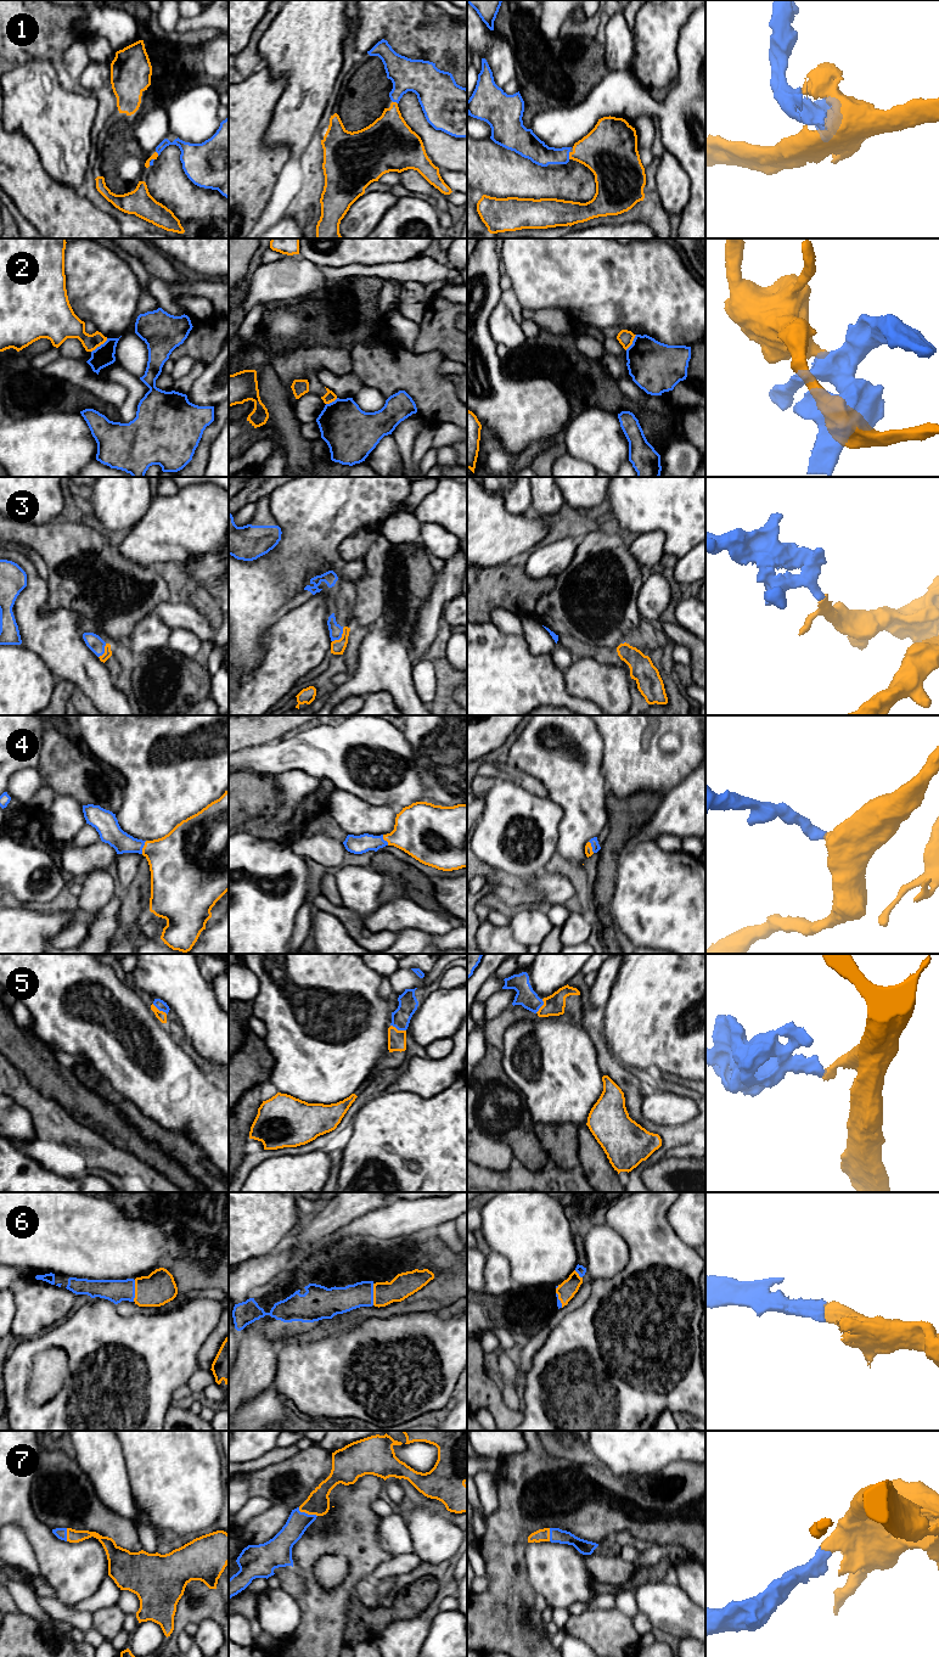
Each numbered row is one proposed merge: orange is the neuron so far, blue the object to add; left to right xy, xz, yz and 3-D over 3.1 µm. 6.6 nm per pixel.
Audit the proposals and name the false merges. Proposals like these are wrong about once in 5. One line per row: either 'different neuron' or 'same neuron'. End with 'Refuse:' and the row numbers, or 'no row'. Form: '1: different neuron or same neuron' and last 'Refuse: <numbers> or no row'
1: same neuron
2: different neuron
3: same neuron
4: same neuron
5: same neuron
6: same neuron
7: same neuron
Refuse: 2

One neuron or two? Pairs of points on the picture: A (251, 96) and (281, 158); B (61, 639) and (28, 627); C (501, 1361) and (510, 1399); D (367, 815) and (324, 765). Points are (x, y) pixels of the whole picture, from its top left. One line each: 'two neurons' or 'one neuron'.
A: one neuron
B: one neuron
C: one neuron
D: two neurons

